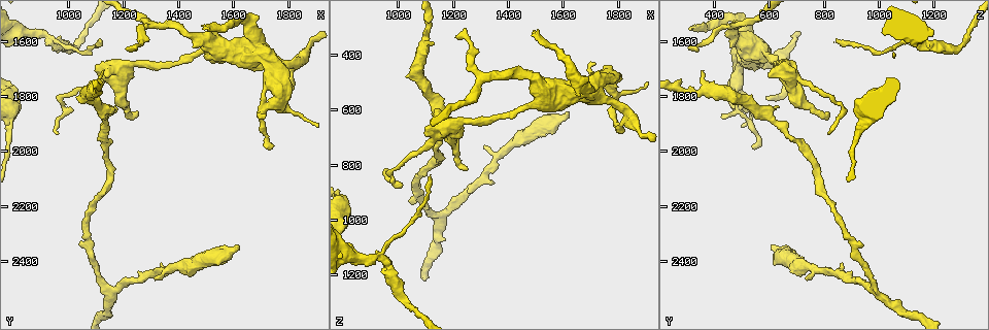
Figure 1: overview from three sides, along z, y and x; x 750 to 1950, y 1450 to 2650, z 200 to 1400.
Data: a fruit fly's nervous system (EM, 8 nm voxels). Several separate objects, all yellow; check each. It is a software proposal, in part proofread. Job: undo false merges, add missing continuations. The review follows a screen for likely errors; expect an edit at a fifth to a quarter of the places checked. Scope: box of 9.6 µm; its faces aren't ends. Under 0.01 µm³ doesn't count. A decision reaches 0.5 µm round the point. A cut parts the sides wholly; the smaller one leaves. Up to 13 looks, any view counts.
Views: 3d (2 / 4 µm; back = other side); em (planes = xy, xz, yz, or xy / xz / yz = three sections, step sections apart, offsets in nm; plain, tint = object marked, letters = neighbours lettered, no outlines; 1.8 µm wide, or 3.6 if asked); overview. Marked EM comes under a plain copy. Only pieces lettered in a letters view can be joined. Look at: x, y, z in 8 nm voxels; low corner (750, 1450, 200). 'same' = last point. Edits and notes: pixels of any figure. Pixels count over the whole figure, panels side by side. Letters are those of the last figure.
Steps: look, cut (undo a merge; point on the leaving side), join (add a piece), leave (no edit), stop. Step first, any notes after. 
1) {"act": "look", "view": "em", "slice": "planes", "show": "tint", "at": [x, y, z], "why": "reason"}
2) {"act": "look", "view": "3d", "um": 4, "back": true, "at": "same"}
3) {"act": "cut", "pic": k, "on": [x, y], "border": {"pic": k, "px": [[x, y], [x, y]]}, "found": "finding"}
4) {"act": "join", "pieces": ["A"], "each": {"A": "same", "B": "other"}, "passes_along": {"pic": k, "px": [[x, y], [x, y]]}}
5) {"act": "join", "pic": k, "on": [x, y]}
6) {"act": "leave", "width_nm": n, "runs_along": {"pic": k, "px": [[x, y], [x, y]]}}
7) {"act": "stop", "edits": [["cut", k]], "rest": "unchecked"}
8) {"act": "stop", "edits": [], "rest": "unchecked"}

{"act": "look", "view": "em", "slice": "yz", "step": 4, "show": "tint", "at": [1760, 1680, 480], "why": "thick turns thin"}

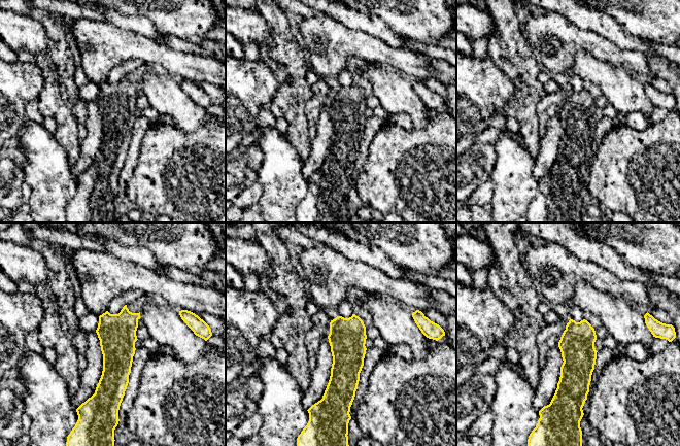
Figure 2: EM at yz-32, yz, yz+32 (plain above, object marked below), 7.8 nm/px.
{"act": "look", "view": "em", "slice": "planes", "show": "letters", "at": "same", "why": "cut it another way"}

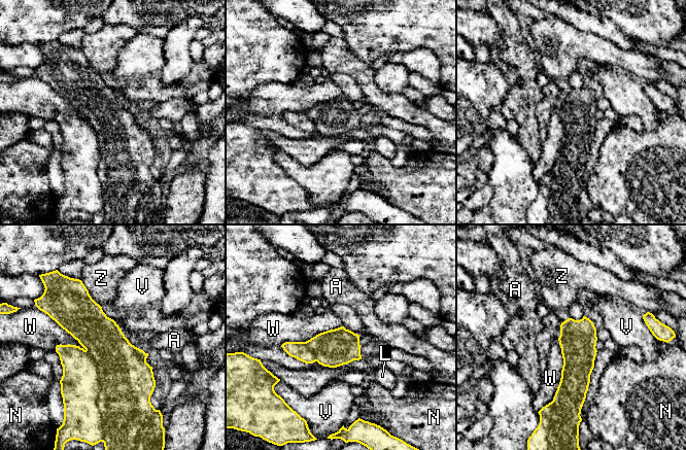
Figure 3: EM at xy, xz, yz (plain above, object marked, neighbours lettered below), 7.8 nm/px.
{"act": "cut", "pic": 3, "on": [127, 381], "each": {"A": "other", "L": "other", "N": "other", "V": "other", "W": "other", "Z": "other"}, "border": {"pic": 3, "px": [[86, 349], [98, 373], [100, 411]]}, "found": "a second neuron is stuck on"}

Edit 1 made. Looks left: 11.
{"act": "look", "view": "em", "slice": "planes", "show": "letters", "at": [1110, 1590, 840], "why": "thin end"}

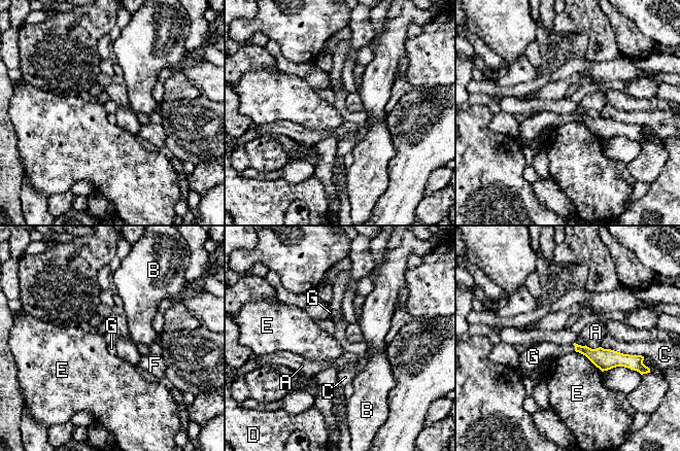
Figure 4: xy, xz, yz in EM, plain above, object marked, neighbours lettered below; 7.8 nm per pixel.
{"act": "join", "pieces": ["G"], "each": {"A": "other", "B": "other", "C": "other", "D": "other", "E": "other", "F": "other", "G": "same"}, "found": "it goes on there"}

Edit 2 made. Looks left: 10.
{"act": "look", "view": "3d", "um": 2, "at": [1170, 1710, 670], "why": "sudden change in width"}

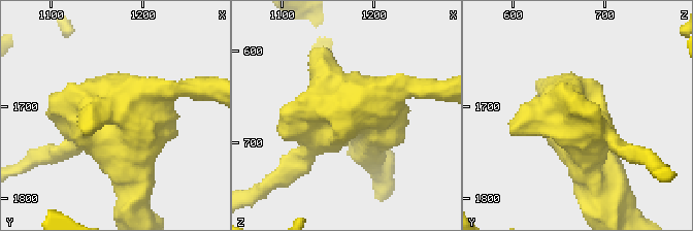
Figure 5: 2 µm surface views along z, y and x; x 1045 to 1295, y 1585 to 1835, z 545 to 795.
{"act": "look", "view": "em", "slice": "planes", "show": "tint", "at": [1172, 1712, 672], "why": "need the tissue"}

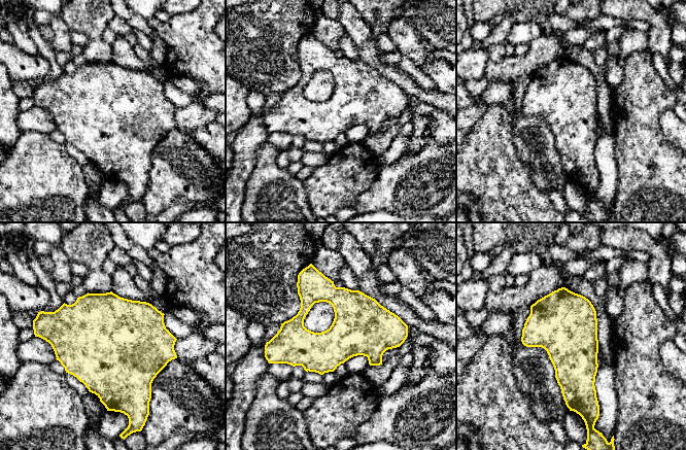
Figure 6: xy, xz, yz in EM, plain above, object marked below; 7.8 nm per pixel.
{"act": "look", "view": "em", "slice": "planes", "show": "letters", "at": "same"}

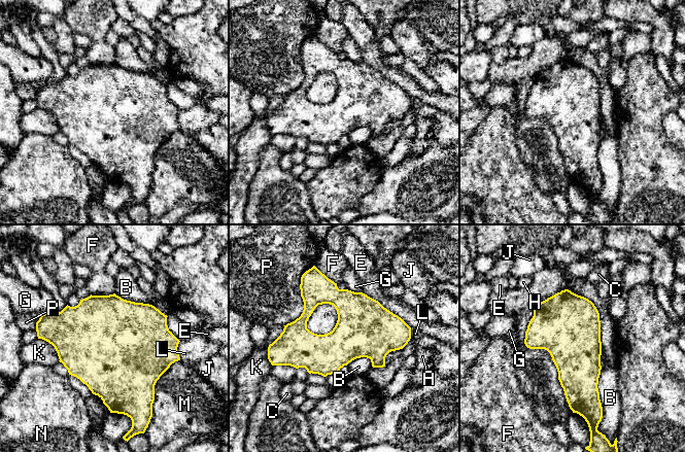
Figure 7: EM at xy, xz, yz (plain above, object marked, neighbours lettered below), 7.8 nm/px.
{"act": "leave", "each": {"A": "other", "B": "other", "C": "other", "E": "other", "F": "other", "G": "other", "H": "other", "J": "other", "K": "other", "L": "other", "M": "other", "N": "other", "P": "other"}, "border": {"pic": 7, "px": [[602, 348], [597, 384], [601, 406]]}, "found": "all the same neuron"}

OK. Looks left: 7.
{"act": "look", "view": "overview"}

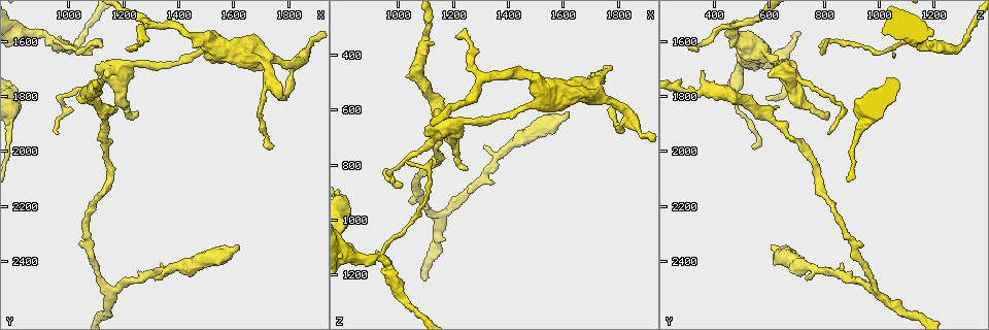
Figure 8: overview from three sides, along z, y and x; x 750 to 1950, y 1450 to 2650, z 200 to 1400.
{"act": "look", "view": "em", "slice": "xz", "step": 4, "show": "tint", "at": [1620, 2350, 610], "why": "an open end"}

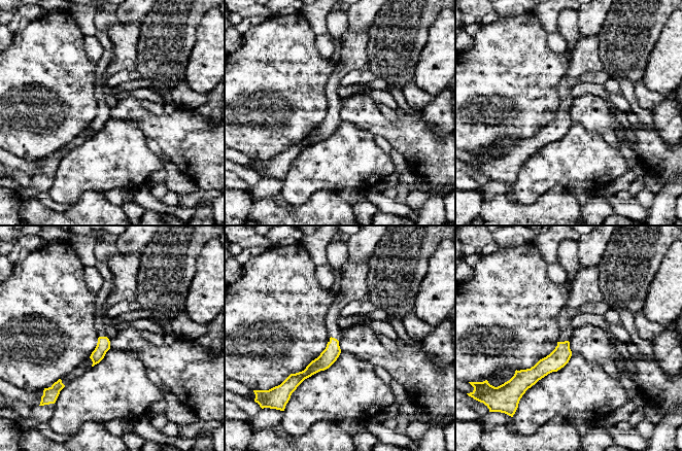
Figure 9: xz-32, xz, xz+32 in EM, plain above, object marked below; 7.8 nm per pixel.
{"act": "look", "view": "em", "slice": "yz", "step": 16, "show": "letters", "at": "same"}

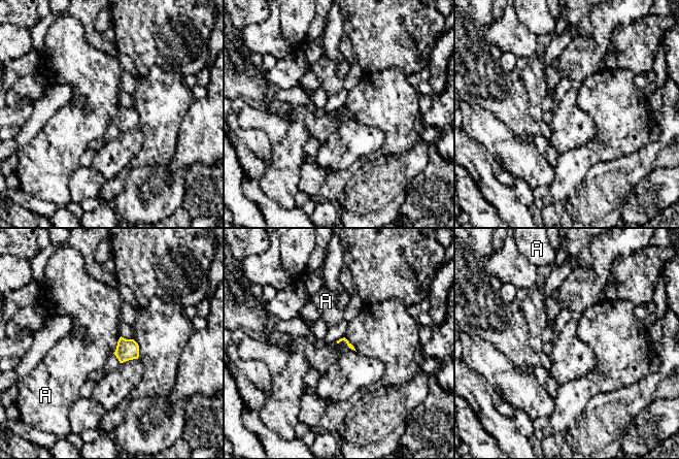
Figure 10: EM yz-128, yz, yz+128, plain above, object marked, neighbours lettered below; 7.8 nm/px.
{"act": "leave", "each": {"A": "other"}, "border": {"pic": 10, "px": [[121, 336], [116, 349], [112, 353]]}, "found": "none of them fits"}

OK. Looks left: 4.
{"act": "stop", "edits": [["cut", 3], ["join", 4]], "rest": "unchecked"}

